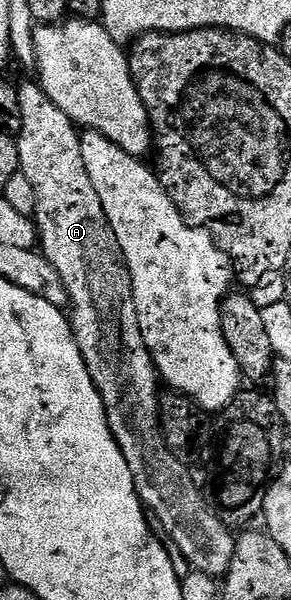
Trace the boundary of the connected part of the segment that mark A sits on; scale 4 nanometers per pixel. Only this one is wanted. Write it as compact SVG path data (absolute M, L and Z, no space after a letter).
M37 80L21 82L18 85L18 94L20 115L24 115L22 129L16 135L18 164L20 172L28 175L32 187L36 187L36 211L33 220L38 227L40 251L46 256L48 263L52 263L52 267L60 271L60 279L66 285L66 293L70 297L69 308L74 309L74 317L72 313L69 318L70 328L73 329L76 343L84 355L84 363L92 375L92 383L96 391L100 391L100 399L108 415L108 427L120 451L124 451L124 459L128 459L138 498L152 514L153 520L162 524L161 532L168 541L170 536L169 544L182 552L183 559L190 564L189 568L193 572L215 579L225 578L232 563L236 537L235 534L230 534L233 533L231 526L225 525L218 518L207 494L198 490L193 475L186 470L189 469L187 462L181 461L172 452L162 434L158 370L154 368L154 361L144 343L144 335L140 335L140 319L136 315L132 279L120 251L120 243L116 243L116 231L112 231L112 223L108 223L108 215L104 215L100 195L96 195L96 187L92 187L92 179L88 179L88 170L84 168L84 159L80 155L82 138L79 126L75 125L72 119L68 119L68 115L64 115L64 111L60 111L60 107L56 107L52 99L48 99Z

